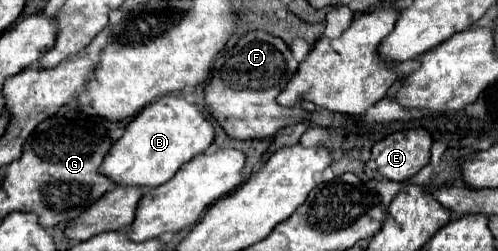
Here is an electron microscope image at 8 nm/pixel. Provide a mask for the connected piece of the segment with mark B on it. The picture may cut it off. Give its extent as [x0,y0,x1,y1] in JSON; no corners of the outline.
[100,94,214,188]

